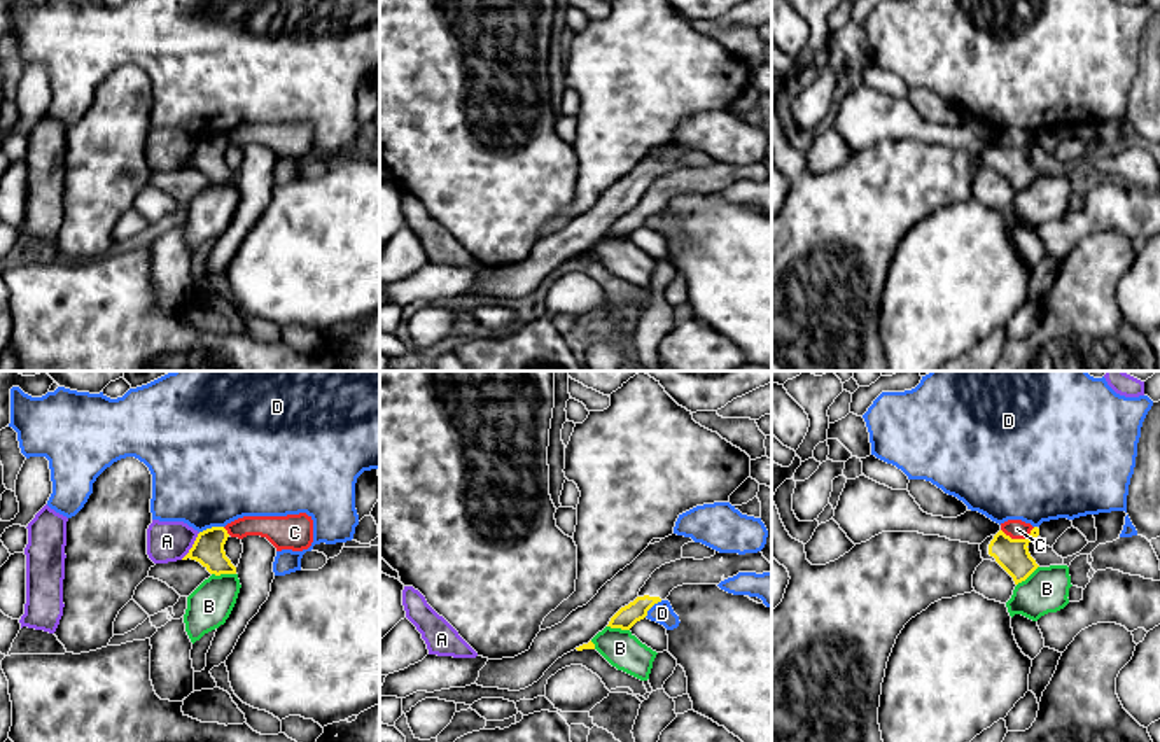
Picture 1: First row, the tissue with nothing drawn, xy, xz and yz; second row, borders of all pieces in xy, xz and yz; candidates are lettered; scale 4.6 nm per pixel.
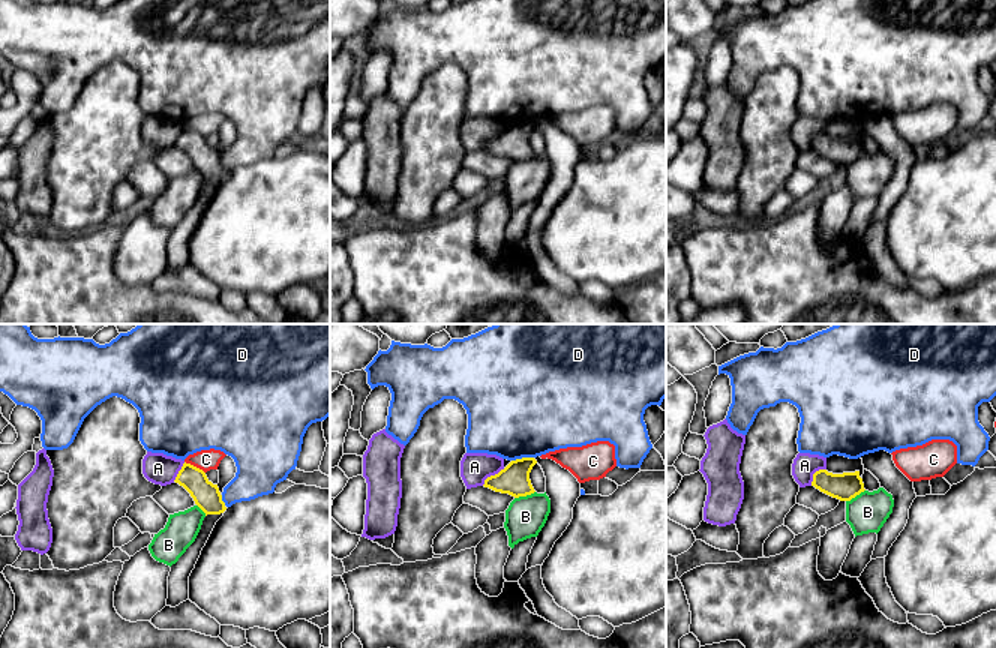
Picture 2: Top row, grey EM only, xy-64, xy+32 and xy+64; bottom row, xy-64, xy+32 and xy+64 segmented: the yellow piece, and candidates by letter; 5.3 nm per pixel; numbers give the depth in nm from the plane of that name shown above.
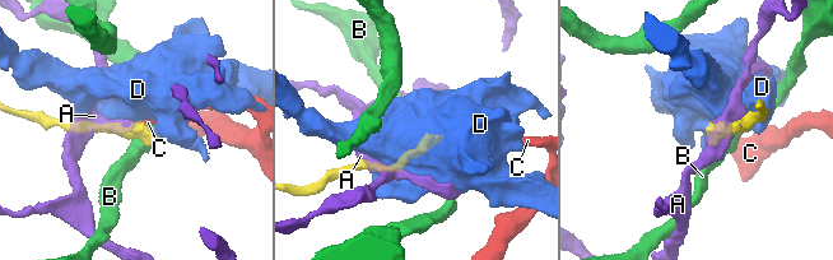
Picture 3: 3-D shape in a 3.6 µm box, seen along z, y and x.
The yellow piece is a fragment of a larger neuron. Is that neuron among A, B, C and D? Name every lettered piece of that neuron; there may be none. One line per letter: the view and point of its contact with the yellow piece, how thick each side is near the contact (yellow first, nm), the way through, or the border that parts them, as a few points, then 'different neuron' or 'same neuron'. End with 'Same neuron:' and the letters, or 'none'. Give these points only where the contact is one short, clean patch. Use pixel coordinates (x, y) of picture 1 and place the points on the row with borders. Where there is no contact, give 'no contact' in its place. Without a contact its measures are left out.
A: contact xy (193, 546); calibres 140 and 190 nm; different neuron
B: contact xy (224, 573); calibres 140 and 200 nm; border xy (212, 573), (235, 574); different neuron
C: contact yz (1017, 539); calibres 150 and 90 nm; border yz (1034, 527), (1024, 538), (1010, 538), (1001, 531); different neuron
D: contact xy (212, 527); calibres 140 and 500 nm; different neuron
Same neuron: none

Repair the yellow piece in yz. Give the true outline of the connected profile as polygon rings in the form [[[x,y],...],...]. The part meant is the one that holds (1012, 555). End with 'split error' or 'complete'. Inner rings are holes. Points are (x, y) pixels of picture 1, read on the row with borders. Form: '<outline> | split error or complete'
[[[1038,527],[1025,539],[1011,539],[999,530],[980,544],[982,558],[997,562],[1013,578],[1015,584],[1018,584],[1039,567],[1027,548],[1038,536]]] | split error

